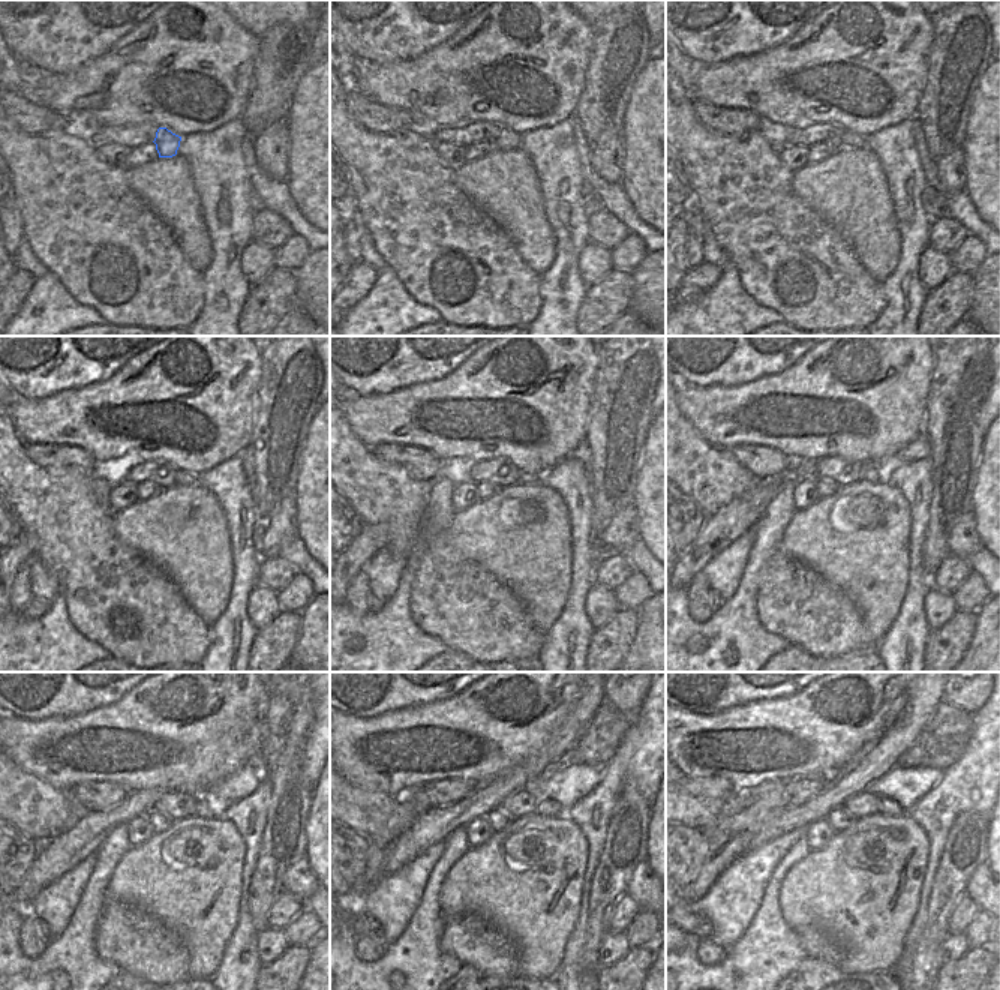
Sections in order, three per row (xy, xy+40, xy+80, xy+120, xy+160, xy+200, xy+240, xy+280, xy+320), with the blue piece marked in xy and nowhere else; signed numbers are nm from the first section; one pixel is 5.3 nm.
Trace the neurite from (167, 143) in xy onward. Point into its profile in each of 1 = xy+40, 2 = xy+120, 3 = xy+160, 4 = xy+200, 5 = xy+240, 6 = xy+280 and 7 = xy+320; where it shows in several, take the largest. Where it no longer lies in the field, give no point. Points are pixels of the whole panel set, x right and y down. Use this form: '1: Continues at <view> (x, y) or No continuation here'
1: Continues at xy+40 (507, 138)
2: Continues at xy+120 (180, 477)
3: Continues at xy+160 (525, 477)
4: Continues at xy+200 (868, 471)
5: Continues at xy+240 (203, 810)
6: Continues at xy+280 (547, 807)
7: Continues at xy+320 (888, 807)

